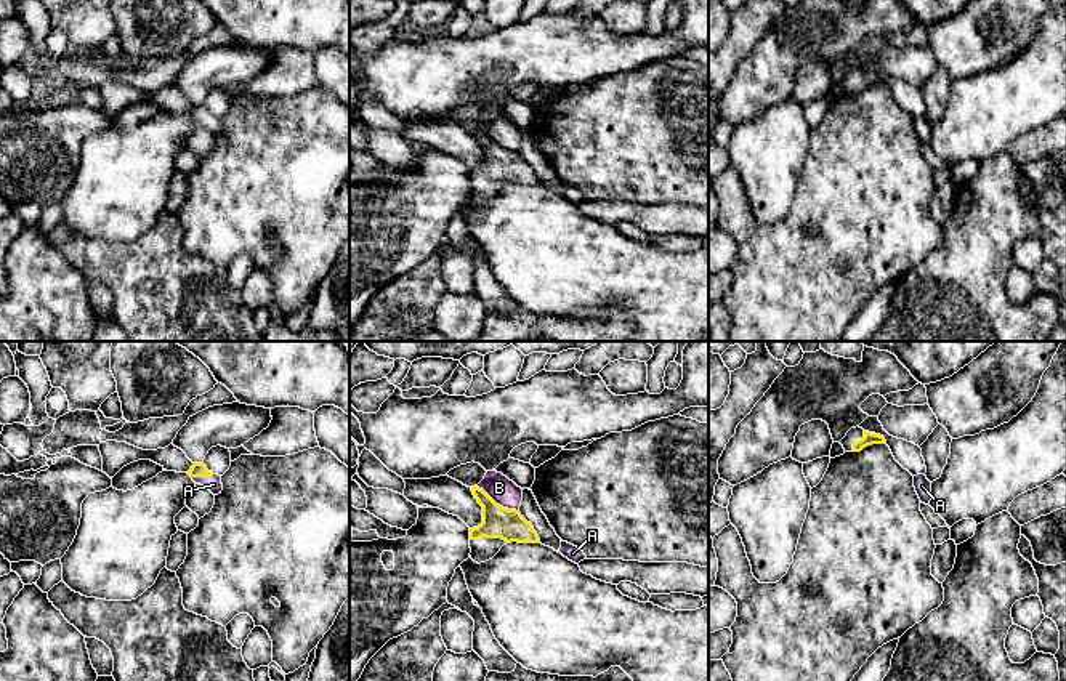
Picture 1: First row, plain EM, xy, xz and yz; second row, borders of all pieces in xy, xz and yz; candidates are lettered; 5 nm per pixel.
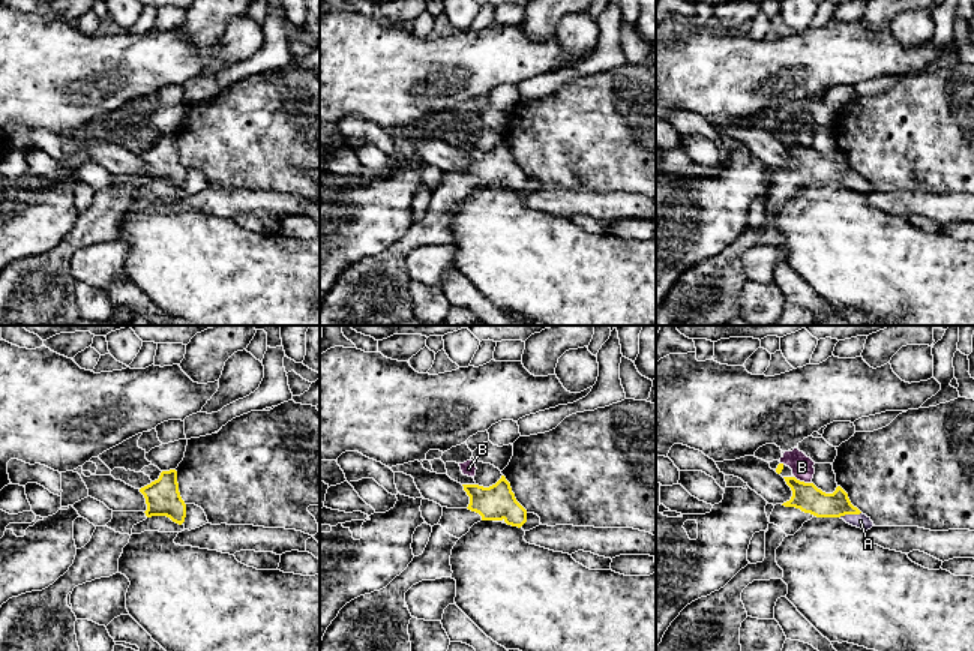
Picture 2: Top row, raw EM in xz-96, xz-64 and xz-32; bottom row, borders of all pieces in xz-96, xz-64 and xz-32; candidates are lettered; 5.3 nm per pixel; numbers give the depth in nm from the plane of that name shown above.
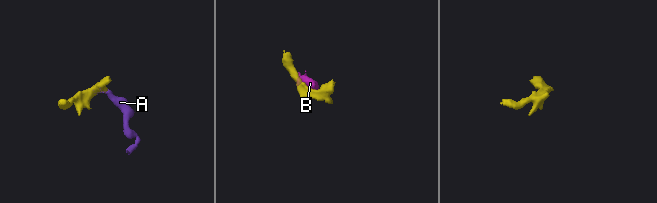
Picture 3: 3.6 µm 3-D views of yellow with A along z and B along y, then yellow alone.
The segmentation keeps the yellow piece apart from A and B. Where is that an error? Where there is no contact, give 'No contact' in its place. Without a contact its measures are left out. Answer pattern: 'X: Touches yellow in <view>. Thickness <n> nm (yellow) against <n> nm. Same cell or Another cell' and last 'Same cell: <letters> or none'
A: Touches yellow in xy. Thickness 80 nm (yellow) against 80 nm. Same cell
B: Touches yellow in xz. Thickness 160 nm (yellow) against 140 nm. Another cell
Same cell: A

